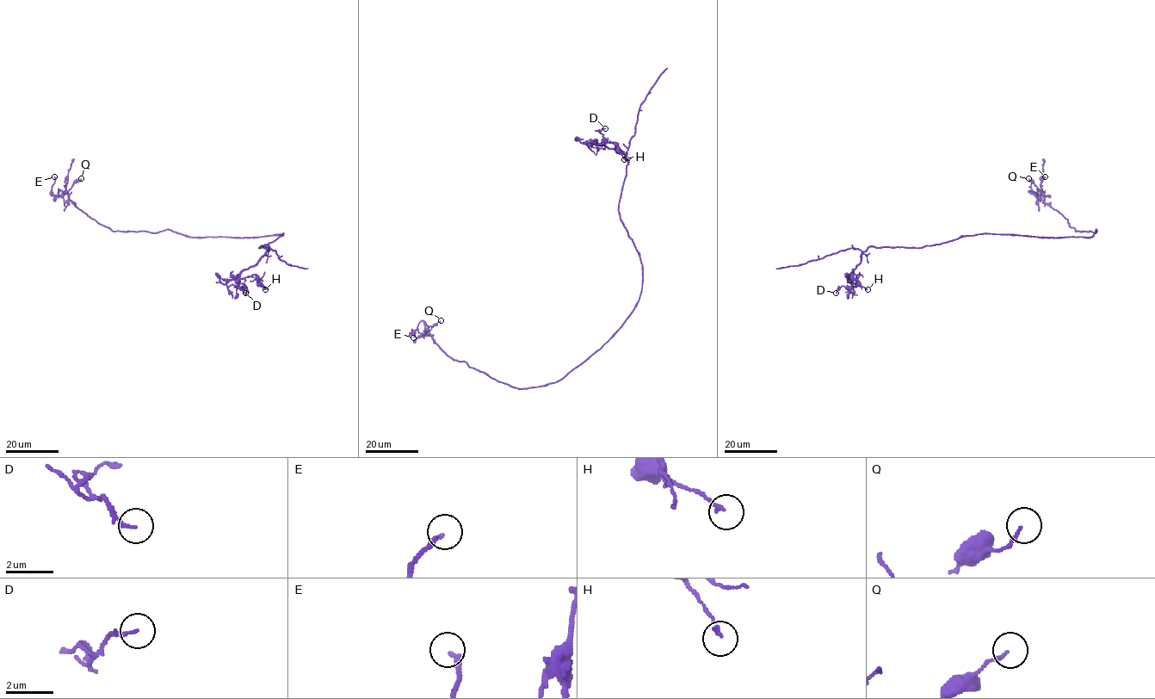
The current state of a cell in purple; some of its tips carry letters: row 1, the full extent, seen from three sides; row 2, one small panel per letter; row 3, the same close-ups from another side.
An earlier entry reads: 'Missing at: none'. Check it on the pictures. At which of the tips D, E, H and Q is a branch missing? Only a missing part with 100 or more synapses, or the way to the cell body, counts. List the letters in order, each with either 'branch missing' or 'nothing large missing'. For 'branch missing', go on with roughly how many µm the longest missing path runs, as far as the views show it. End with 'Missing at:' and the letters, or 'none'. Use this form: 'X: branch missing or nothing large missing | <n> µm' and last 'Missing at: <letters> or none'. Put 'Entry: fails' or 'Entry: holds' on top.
Entry: holds
D: nothing large missing
E: nothing large missing
H: nothing large missing
Q: nothing large missing
Missing at: none

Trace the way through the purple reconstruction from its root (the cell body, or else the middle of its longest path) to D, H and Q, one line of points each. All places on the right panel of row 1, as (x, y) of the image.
D: (1036, 237), (978, 233), (921, 247), (870, 246), (853, 269), (853, 285), (842, 286), (836, 293)
H: (1036, 237), (978, 233), (921, 247), (870, 246), (861, 255), (853, 277), (849, 276), (867, 289)
Q: (1036, 237), (1090, 237), (1096, 230), (1094, 233), (1071, 227), (1065, 219), (1040, 198), (1039, 189), (1028, 178)

